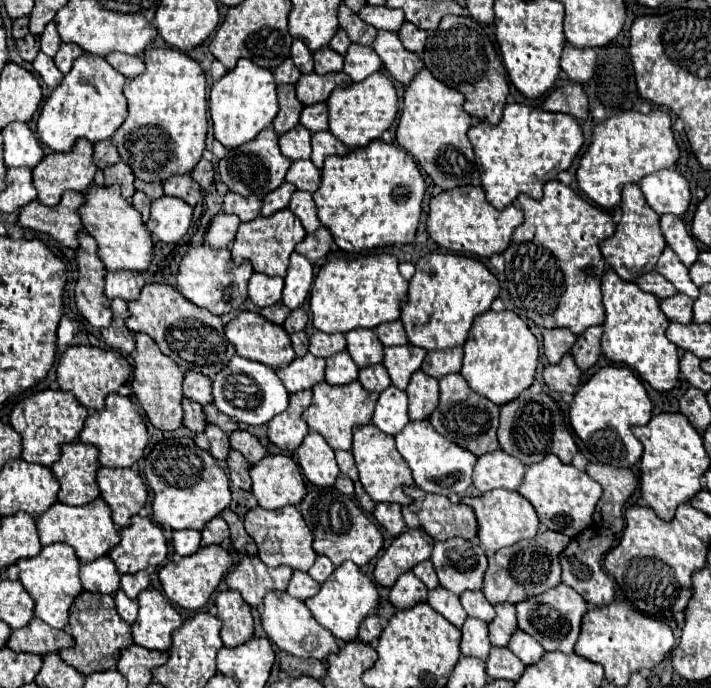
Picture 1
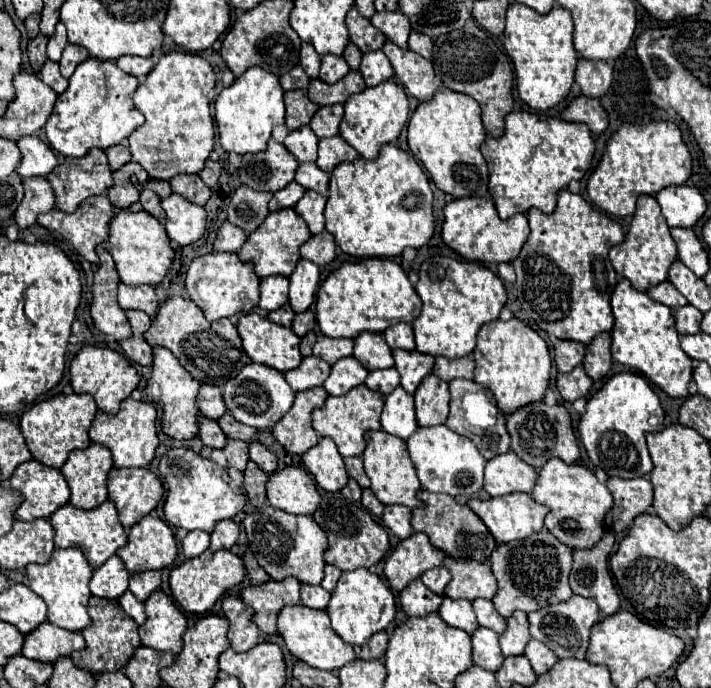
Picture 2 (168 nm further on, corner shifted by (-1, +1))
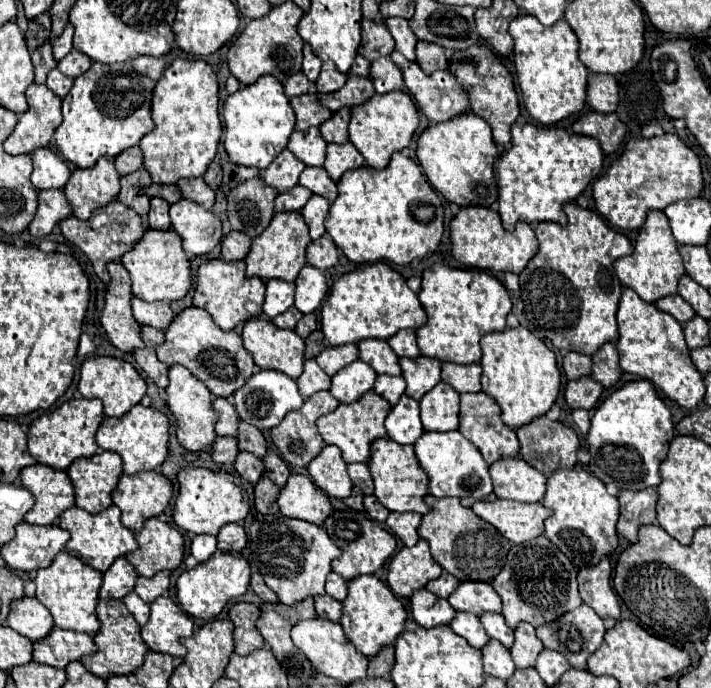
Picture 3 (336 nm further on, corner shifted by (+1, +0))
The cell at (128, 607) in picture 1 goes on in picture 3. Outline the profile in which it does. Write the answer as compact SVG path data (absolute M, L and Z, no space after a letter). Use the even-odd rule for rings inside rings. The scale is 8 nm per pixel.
M133 591L123 597L123 603L127 605L127 609L135 617L135 621L143 627L147 623L147 619L149 619L149 605L145 601L141 601L139 595L133 593Z

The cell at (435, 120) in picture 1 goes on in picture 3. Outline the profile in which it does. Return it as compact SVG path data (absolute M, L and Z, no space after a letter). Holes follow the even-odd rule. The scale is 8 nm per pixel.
M471 111L459 113L443 123L431 123L417 139L417 159L429 183L447 199L461 207L483 205L491 207L497 201L493 163L497 147L491 139L491 127L485 119Z

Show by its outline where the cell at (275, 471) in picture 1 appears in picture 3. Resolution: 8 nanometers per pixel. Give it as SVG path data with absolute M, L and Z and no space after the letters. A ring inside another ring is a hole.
M291 475L279 491L277 505L285 517L303 519L317 525L321 525L333 511L329 497L307 475Z

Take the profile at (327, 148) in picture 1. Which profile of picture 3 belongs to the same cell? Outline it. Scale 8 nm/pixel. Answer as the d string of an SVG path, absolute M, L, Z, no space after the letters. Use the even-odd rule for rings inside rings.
M331 143L331 145L327 145L327 157L325 157L323 167L327 169L327 173L333 181L339 181L343 171L357 169L357 167L363 167L363 165L365 165L365 159L359 155L359 151L351 143L345 143L345 145Z

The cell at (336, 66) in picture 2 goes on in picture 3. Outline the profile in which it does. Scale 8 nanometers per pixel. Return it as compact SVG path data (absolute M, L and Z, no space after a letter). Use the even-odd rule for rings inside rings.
M323 63L323 69L317 79L317 93L337 91L345 85L345 81L347 81L347 75L341 73L337 67L333 67L333 63Z

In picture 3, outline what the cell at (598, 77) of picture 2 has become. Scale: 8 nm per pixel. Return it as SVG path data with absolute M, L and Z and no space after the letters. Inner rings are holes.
M589 75L587 81L587 103L593 111L611 113L619 101L617 79L613 75Z

